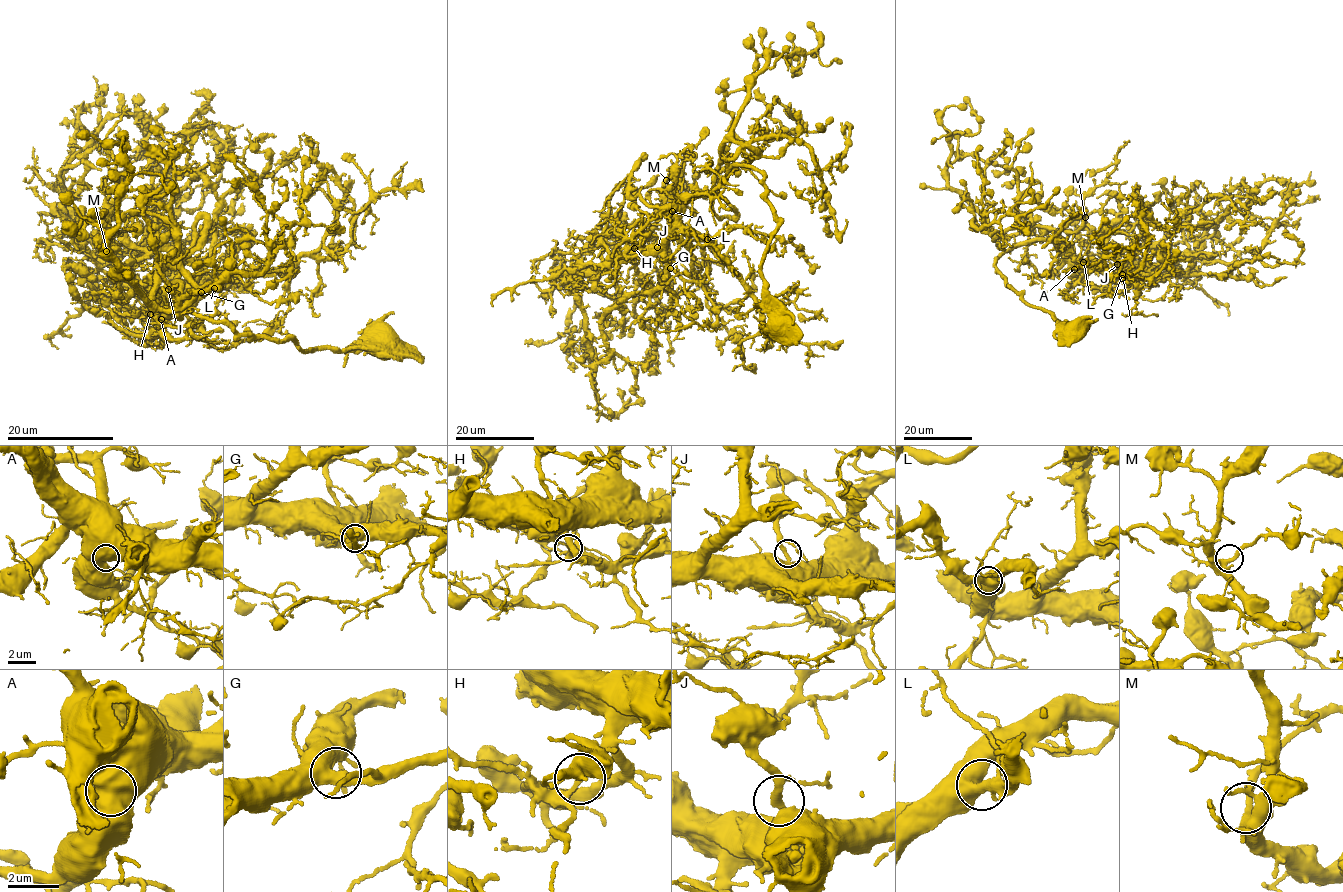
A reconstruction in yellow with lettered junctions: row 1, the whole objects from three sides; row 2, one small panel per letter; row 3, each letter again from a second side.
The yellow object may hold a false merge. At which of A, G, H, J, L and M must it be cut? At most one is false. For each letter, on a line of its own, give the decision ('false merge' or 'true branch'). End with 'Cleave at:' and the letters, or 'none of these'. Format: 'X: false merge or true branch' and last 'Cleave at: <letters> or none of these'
A: true branch
G: true branch
H: false merge
J: true branch
L: true branch
M: true branch
Cleave at: H

